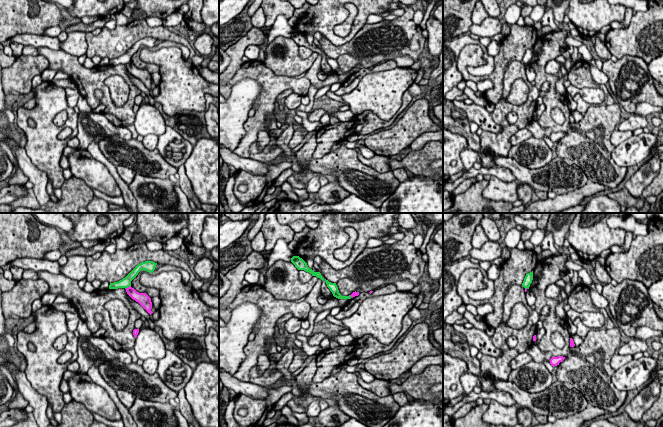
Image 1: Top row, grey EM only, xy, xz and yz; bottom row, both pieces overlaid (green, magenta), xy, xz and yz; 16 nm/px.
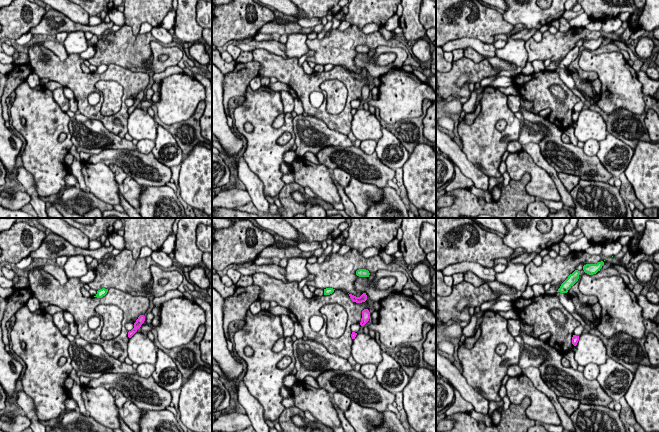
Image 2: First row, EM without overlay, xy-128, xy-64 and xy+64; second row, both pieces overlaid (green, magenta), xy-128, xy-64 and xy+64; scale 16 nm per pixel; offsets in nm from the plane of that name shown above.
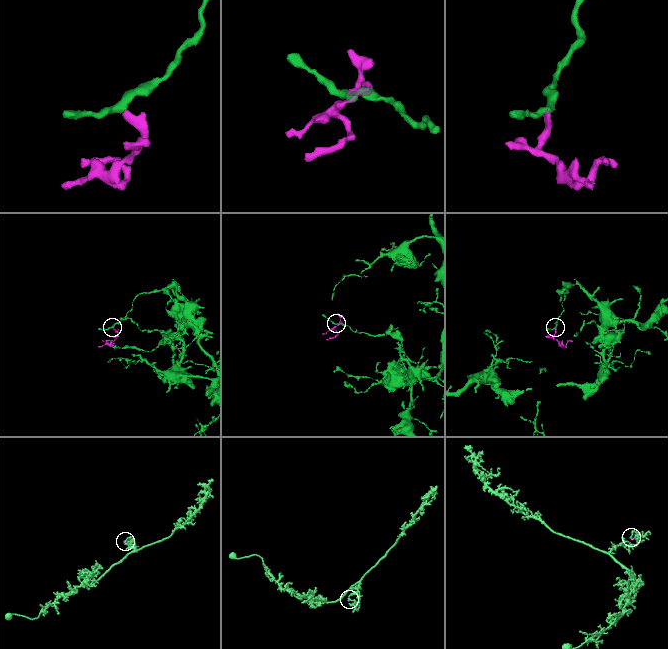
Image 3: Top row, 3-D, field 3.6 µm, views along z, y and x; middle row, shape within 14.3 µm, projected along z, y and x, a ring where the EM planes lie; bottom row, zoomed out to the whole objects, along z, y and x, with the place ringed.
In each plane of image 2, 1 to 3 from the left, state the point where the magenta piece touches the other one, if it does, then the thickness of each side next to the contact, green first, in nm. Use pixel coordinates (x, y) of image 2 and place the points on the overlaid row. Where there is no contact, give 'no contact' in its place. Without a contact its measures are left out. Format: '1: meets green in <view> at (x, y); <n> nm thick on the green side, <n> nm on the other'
1: no contact
2: no contact
3: no contact

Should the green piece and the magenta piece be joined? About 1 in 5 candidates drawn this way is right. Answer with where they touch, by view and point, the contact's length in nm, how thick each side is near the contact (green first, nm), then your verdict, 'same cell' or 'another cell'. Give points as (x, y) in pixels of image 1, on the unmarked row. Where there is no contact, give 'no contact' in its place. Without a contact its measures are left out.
contact xy (127, 63); length 110 nm; calibres 160 and 160 nm; another cell

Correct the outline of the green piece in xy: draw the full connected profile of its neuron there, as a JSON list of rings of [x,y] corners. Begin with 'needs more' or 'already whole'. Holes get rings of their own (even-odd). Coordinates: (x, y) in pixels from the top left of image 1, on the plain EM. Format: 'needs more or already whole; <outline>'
already whole; [[[145,37],[138,40],[125,54],[118,58],[110,59],[109,65],[128,64],[131,62],[131,57],[138,51],[141,46],[152,49],[155,46],[157,39],[153,37]]]

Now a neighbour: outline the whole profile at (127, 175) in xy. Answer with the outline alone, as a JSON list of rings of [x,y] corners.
[[[121,165],[116,166],[116,169],[119,176],[127,185],[132,183],[136,175],[136,172],[134,170],[129,169],[128,167],[125,167],[125,166],[121,166]]]

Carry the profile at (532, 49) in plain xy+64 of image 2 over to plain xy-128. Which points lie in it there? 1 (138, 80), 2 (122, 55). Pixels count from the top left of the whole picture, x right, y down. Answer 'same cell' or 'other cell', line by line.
1: other cell
2: same cell

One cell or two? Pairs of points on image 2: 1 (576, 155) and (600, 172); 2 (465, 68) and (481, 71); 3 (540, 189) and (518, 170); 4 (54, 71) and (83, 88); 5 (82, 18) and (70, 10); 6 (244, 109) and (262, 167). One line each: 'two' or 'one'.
1: one
2: one
3: one
4: one
5: one
6: one

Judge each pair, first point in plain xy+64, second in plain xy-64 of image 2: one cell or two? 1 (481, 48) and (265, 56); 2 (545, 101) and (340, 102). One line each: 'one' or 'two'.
1: two
2: two

